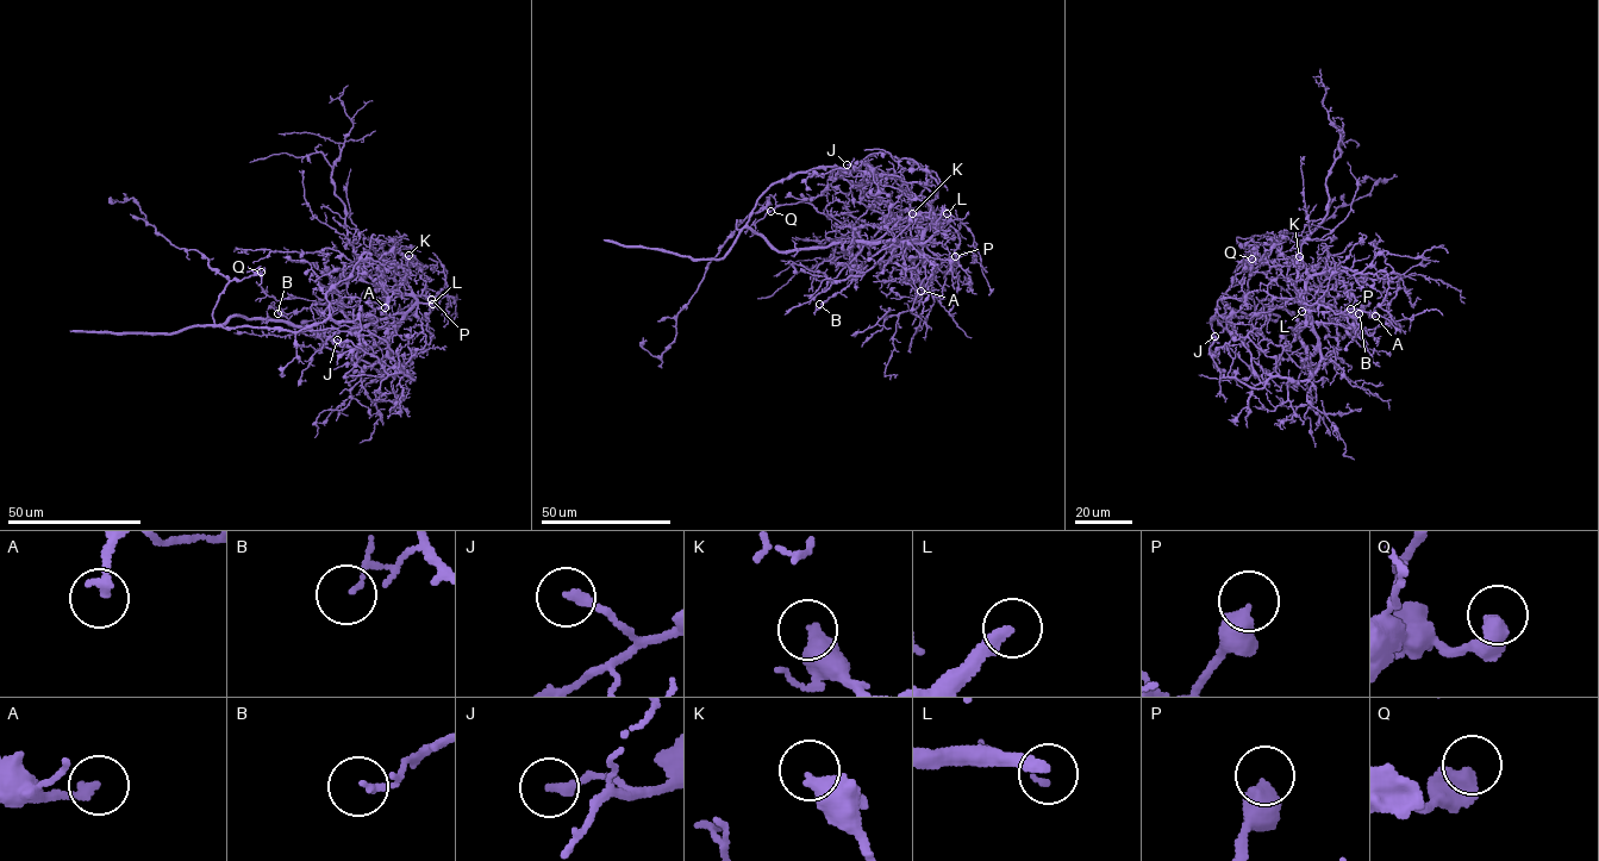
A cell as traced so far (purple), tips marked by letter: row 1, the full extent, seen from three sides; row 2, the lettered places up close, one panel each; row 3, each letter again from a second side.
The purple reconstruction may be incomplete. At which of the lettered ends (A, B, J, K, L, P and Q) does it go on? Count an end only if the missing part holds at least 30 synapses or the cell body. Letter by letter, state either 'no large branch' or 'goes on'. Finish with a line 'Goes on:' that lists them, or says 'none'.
A: no large branch
B: no large branch
J: no large branch
K: no large branch
L: goes on
P: no large branch
Q: no large branch
Goes on: L

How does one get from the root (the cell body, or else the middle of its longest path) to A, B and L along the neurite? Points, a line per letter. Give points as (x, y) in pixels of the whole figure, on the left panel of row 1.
A: (312, 332), (358, 350), (372, 349), (391, 334), (416, 299), (380, 286), (378, 288), (386, 294), (385, 307)
B: (312, 332), (358, 350), (372, 349), (403, 314), (357, 324), (328, 303), (326, 311), (304, 307), (278, 313)
L: (312, 332), (358, 350), (372, 349), (418, 303), (432, 304)

